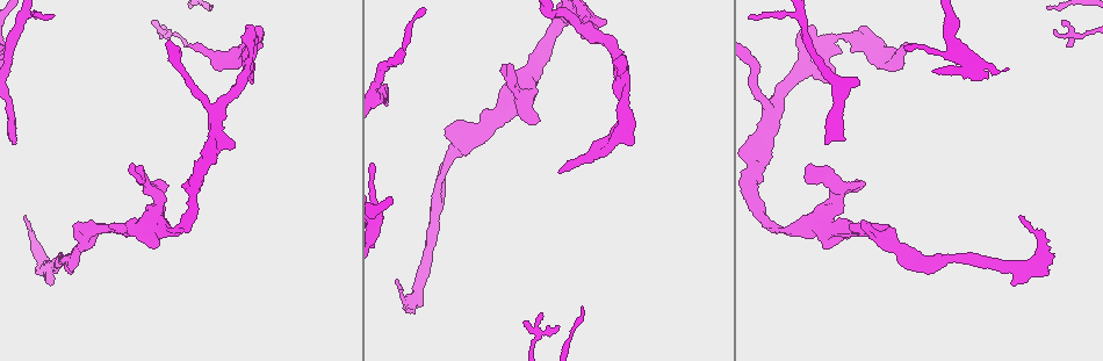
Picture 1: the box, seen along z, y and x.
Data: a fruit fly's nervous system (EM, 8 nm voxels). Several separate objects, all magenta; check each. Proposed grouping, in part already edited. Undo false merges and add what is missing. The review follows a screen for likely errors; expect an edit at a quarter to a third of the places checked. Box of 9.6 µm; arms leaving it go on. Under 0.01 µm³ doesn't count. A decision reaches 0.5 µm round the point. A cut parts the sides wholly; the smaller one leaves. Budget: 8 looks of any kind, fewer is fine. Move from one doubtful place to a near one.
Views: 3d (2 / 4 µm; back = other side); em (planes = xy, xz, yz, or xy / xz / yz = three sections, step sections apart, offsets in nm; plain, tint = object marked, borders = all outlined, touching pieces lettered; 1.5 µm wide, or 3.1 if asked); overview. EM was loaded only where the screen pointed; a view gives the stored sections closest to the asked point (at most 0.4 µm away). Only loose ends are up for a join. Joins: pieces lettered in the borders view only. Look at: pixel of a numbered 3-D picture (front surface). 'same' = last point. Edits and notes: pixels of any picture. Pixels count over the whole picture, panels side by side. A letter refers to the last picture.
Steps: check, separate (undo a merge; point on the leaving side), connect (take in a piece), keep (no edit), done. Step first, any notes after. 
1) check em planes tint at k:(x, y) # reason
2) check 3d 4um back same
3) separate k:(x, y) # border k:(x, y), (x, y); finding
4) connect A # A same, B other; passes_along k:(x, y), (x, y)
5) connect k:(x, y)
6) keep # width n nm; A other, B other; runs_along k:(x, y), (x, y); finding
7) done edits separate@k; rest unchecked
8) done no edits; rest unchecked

check em xy step 4 tint at 1:(827, 141)

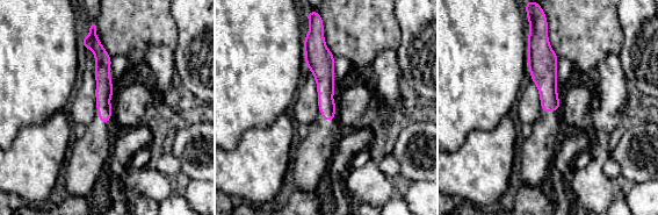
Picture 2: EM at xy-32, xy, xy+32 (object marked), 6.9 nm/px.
check em planes borders same

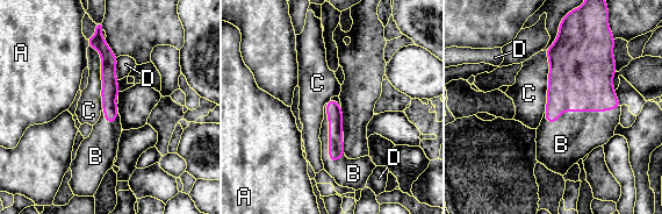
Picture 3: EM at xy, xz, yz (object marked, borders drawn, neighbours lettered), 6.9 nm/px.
connect B # A other, B same, C other, D other; it goes on there

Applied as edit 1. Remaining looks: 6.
check 3d 4um back at 1:(561, 171) # branch stops here

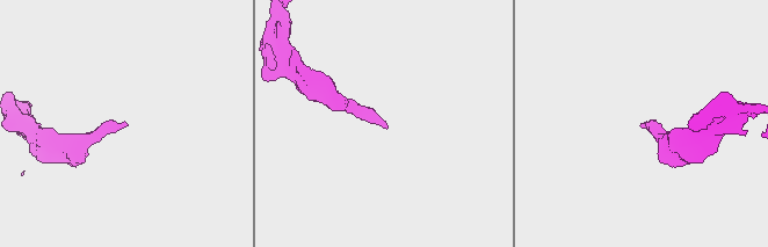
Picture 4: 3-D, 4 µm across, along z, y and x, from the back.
check em xy step 4 tint at 4:(124, 124)

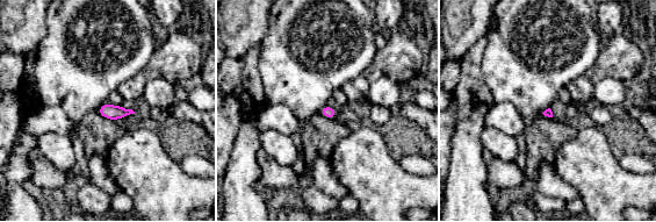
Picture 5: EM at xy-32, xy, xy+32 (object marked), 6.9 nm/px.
check em planes borders same

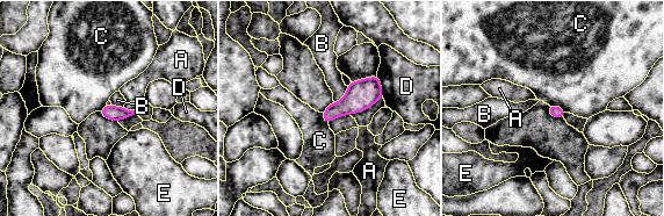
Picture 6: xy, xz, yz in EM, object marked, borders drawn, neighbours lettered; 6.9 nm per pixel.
keep # A other, B other, C other, D other, E other; border 6:(548, 103), (560, 106), (565, 112); none of them fits

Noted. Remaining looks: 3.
check em xy step 4 borders at 1:(252, 82) # an open end

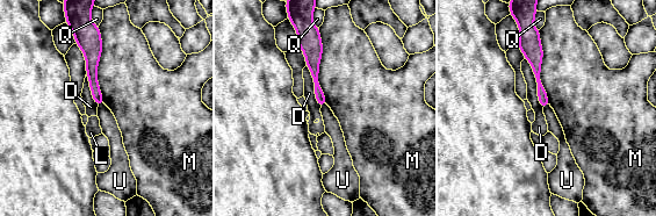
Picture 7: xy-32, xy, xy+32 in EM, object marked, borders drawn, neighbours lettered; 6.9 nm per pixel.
keep # longest_contact M 550 nm; D other, L other, M other, Q other, U other; border 7:(318, 28), (318, 83), (328, 105); no lettered piece goes on from it

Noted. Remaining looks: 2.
done edits connect@3; rest unchecked

